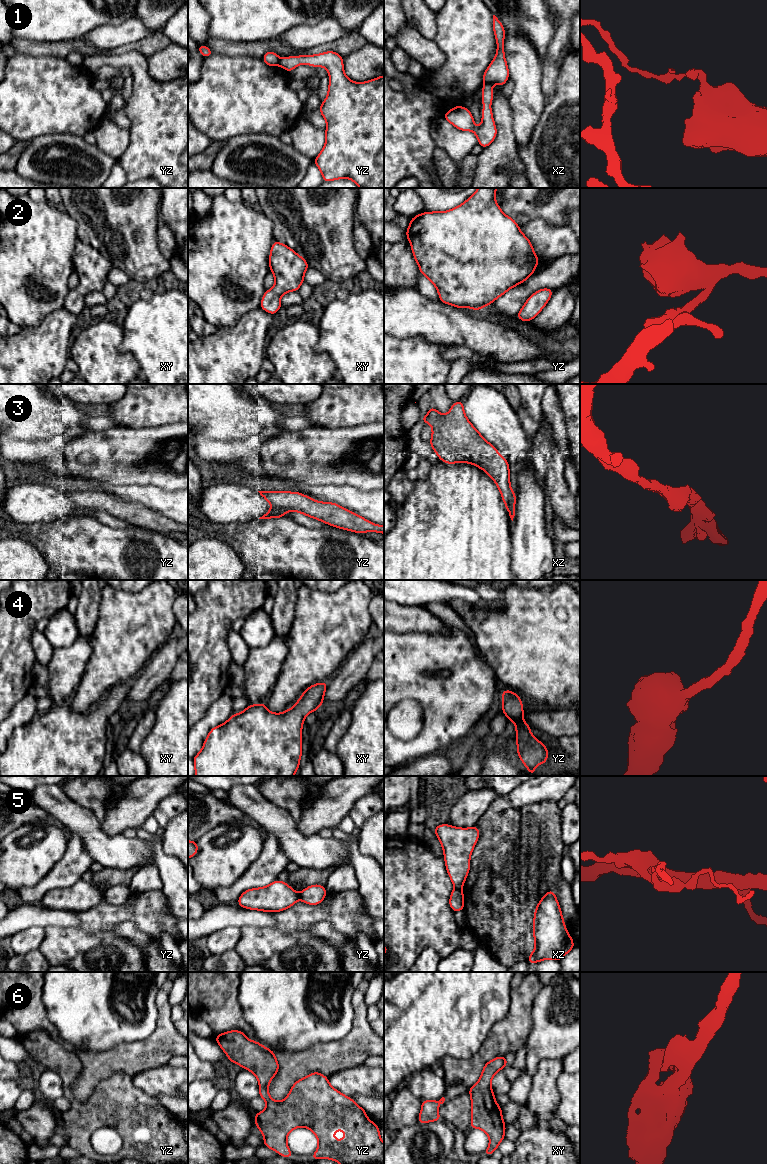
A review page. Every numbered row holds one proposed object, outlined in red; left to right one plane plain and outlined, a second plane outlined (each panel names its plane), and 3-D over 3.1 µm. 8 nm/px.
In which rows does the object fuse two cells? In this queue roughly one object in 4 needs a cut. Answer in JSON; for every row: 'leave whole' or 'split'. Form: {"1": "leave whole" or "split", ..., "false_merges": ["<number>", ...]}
{"1": "split", "2": "leave whole", "3": "leave whole", "4": "leave whole", "5": "split", "6": "leave whole", "false_merges": ["1", "5"]}

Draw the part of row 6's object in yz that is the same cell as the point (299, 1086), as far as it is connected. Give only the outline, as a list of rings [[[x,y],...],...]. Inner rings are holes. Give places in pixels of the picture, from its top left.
[[[232,1030],[215,1036],[215,1041],[225,1052],[230,1062],[239,1064],[243,1069],[251,1071],[259,1082],[259,1097],[266,1101],[263,1112],[254,1113],[255,1125],[263,1136],[263,1144],[286,1158],[293,1153],[287,1145],[287,1136],[295,1128],[310,1129],[318,1139],[318,1149],[311,1156],[315,1161],[320,1158],[334,1160],[340,1164],[384,1164],[384,1143],[380,1138],[379,1127],[370,1121],[367,1112],[355,1104],[352,1097],[343,1095],[334,1089],[328,1077],[319,1072],[312,1072],[307,1077],[297,1080],[291,1087],[288,1096],[281,1102],[269,1096],[268,1086],[279,1071],[279,1063],[275,1052],[257,1041],[249,1040],[239,1030]],[[335,1130],[343,1130],[345,1138],[335,1140]]]

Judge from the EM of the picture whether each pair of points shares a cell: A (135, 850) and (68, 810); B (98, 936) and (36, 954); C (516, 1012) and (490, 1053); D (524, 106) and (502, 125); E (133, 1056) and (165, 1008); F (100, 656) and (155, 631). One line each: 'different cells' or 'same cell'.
A: same cell
B: different cells
C: same cell
D: different cells
E: same cell
F: same cell

